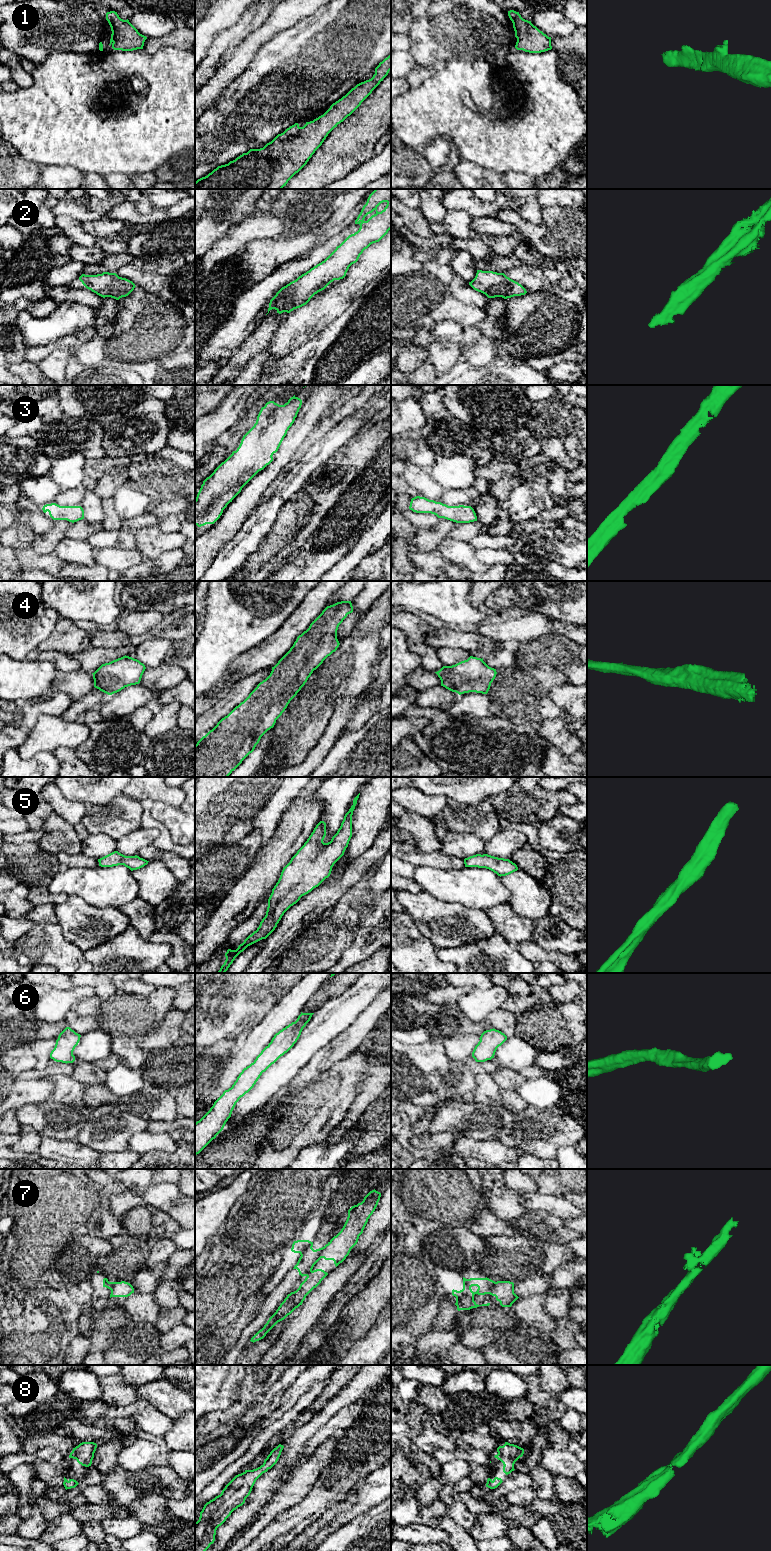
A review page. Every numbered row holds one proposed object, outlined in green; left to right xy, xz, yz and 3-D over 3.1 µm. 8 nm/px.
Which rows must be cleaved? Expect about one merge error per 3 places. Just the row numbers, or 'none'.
none

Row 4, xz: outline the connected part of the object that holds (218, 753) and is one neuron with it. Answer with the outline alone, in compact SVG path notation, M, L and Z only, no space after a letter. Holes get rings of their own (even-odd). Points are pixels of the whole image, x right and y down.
M341 601L327 606L310 624L309 628L297 637L290 650L272 667L270 675L260 682L243 702L222 718L212 730L197 742L195 745L195 777L228 777L254 751L261 737L274 727L276 720L305 685L313 671L337 650L340 645L337 639L338 627L352 612L351 601Z

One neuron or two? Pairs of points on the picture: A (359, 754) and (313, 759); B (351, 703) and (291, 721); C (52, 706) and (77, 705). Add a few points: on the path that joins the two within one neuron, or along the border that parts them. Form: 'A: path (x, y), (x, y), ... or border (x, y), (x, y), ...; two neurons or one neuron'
A: border (337, 738), (327, 755), (317, 766); two neurons
B: border (354, 695), (339, 697), (334, 702), (325, 730); two neurons
C: border (74, 700), (60, 715); two neurons

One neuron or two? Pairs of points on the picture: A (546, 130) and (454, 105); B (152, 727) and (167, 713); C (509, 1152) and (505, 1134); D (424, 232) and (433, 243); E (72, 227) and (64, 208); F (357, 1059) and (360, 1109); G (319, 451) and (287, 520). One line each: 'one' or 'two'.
A: one
B: one
C: two
D: two
E: two
F: two
G: two

